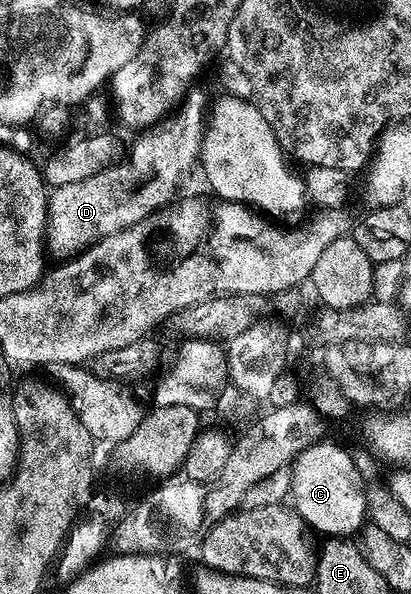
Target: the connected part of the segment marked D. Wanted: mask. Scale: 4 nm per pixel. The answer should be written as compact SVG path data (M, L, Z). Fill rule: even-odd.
M194 88L172 115L141 131L126 160L100 168L90 178L70 186L52 188L48 197L46 252L63 262L104 237L141 224L174 201L180 180L201 159L206 129L206 96Z

